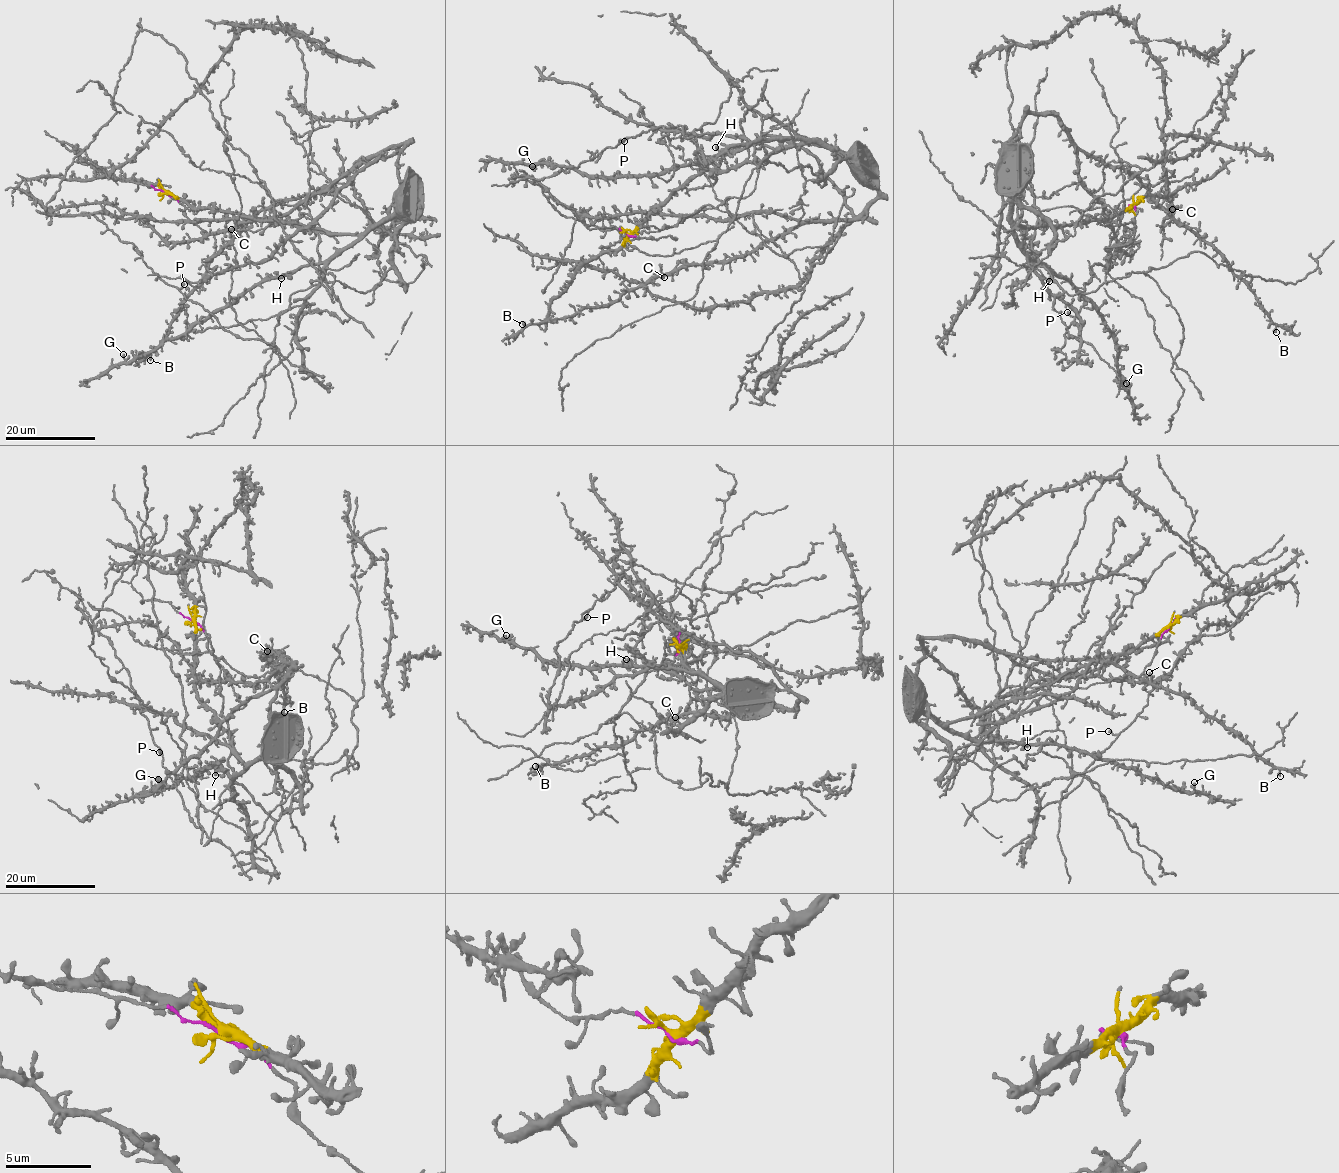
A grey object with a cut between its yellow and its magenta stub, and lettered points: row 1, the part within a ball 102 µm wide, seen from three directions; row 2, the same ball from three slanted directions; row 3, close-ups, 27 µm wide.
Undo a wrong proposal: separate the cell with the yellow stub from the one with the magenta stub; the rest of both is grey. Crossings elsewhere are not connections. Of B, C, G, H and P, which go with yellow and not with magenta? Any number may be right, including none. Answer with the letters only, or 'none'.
G, H

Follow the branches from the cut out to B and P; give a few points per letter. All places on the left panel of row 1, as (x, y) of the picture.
B: (165, 192), (209, 233), (288, 214), (341, 176), (249, 217), (211, 255), (150, 361)
P: (165, 192), (209, 233), (237, 230), (168, 243), (110, 205), (58, 212), (91, 213), (168, 284), (185, 284)

